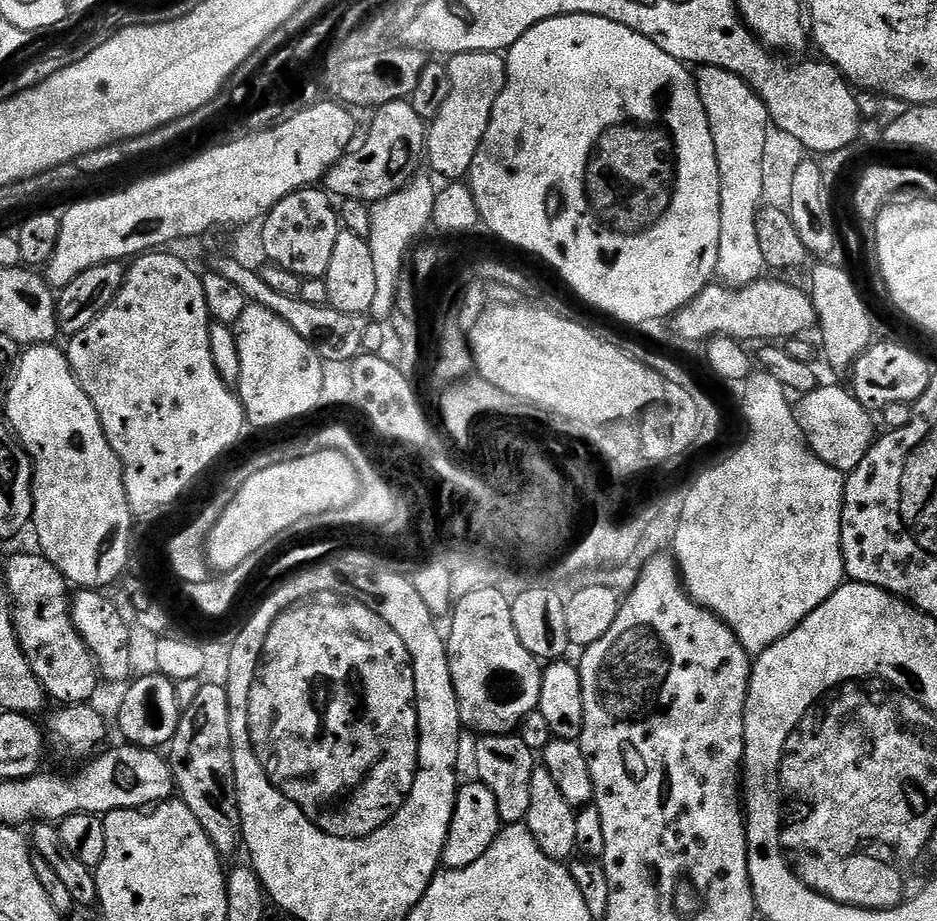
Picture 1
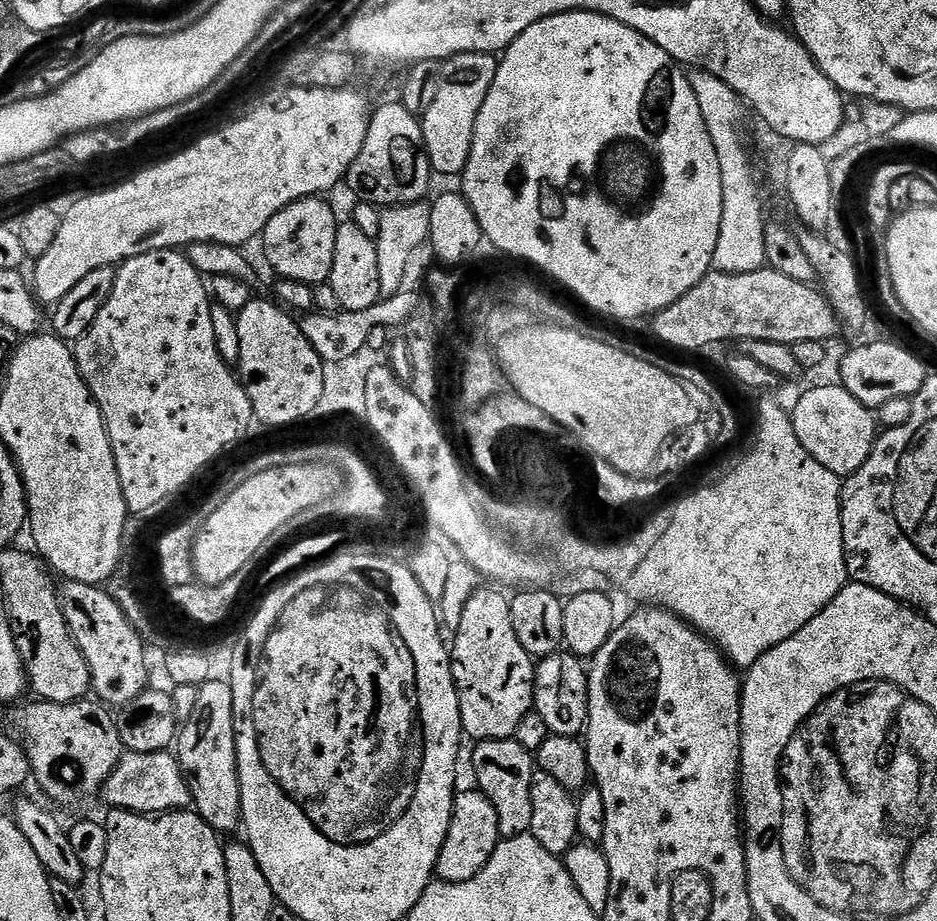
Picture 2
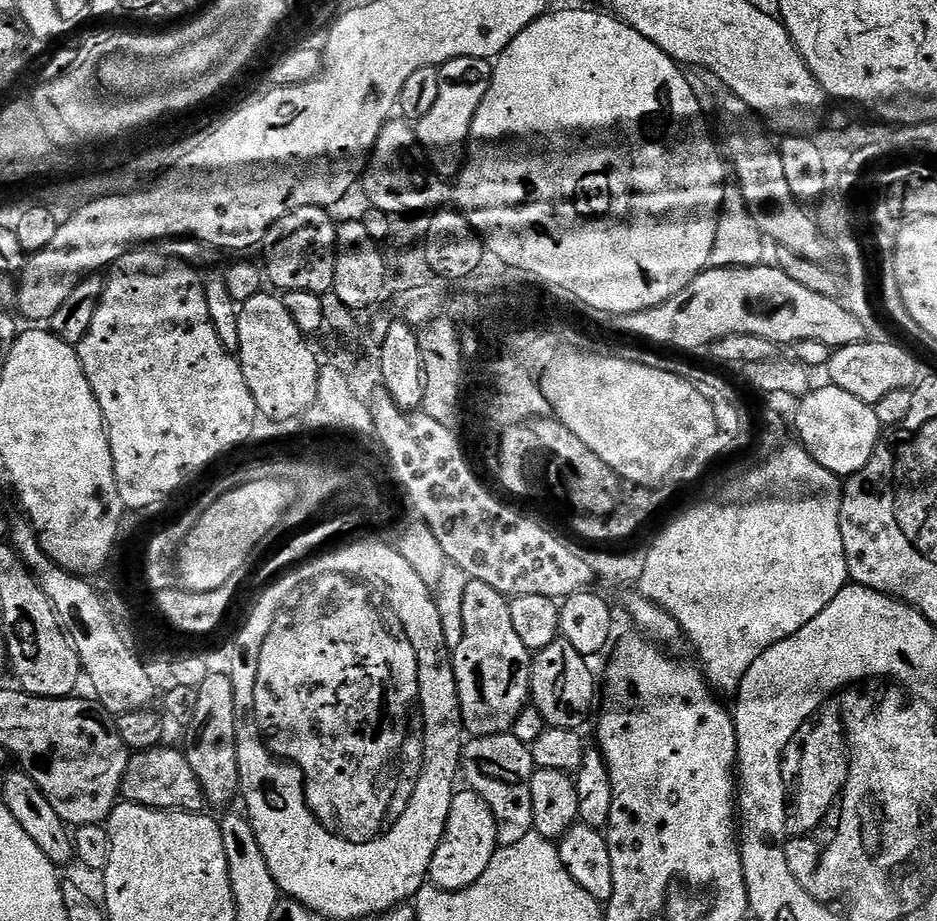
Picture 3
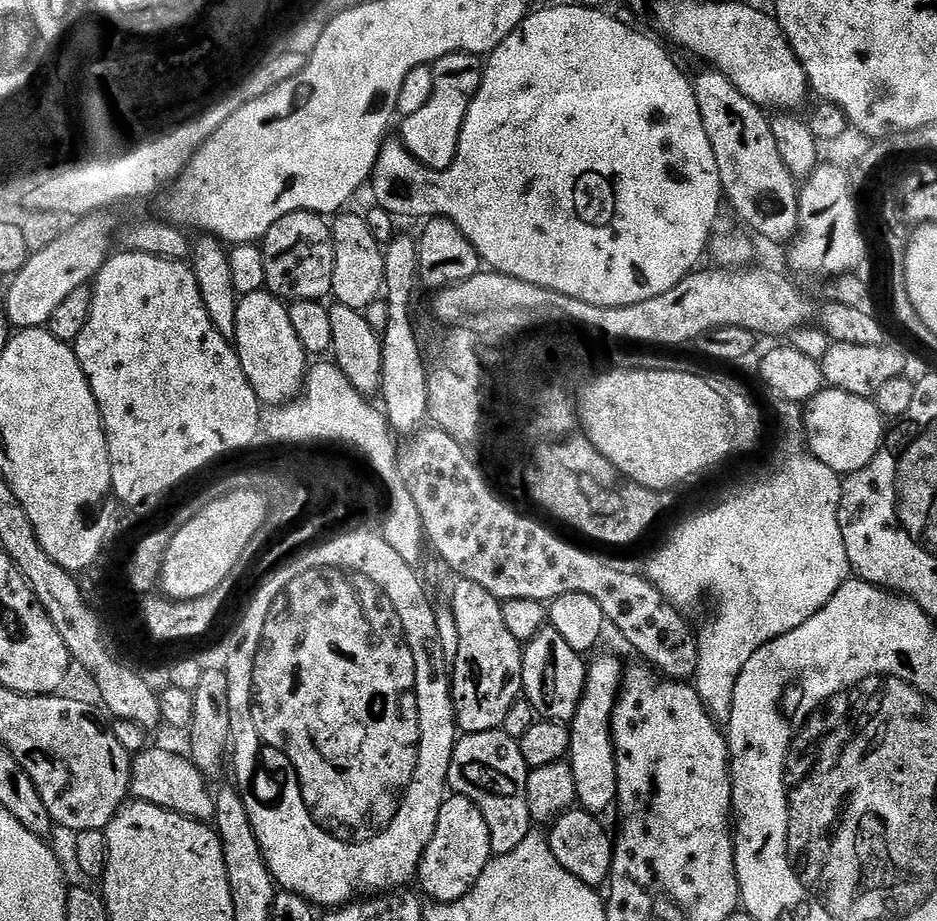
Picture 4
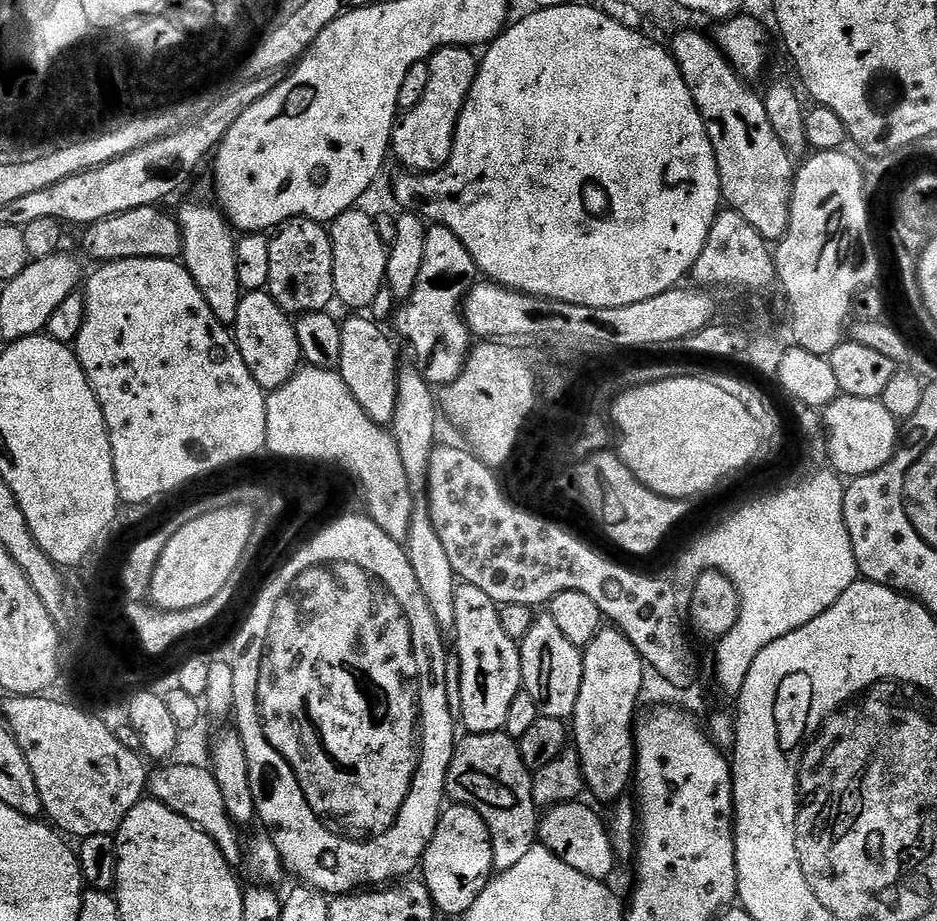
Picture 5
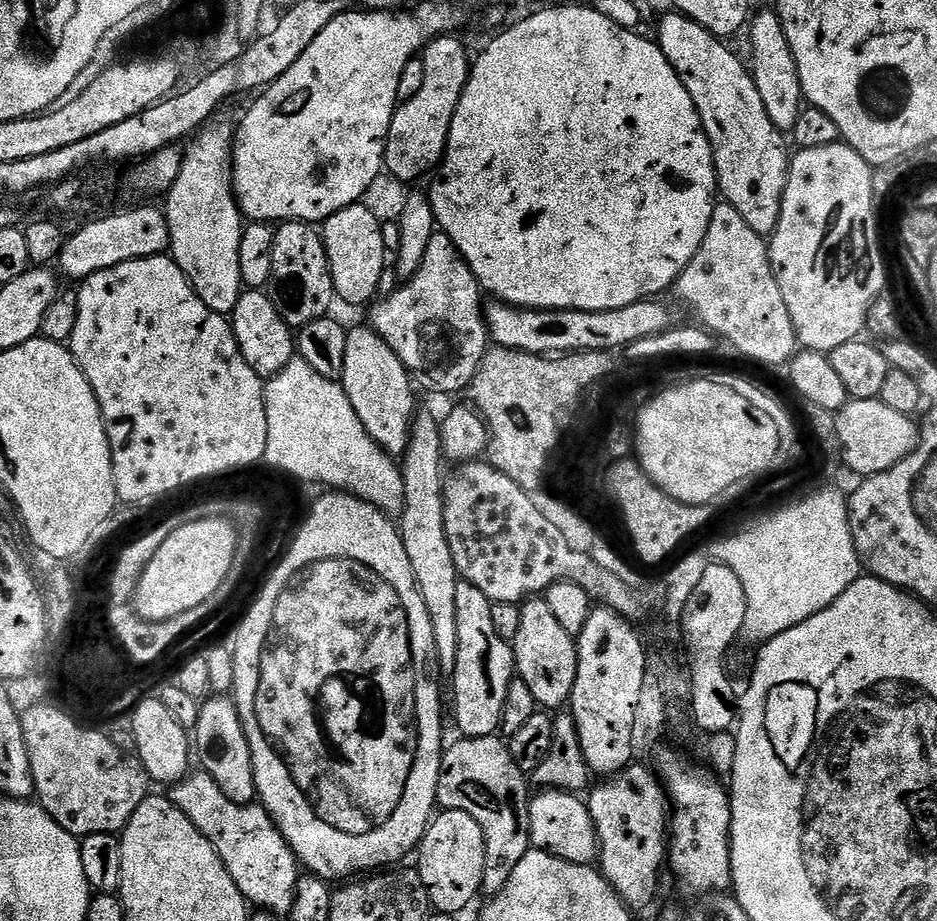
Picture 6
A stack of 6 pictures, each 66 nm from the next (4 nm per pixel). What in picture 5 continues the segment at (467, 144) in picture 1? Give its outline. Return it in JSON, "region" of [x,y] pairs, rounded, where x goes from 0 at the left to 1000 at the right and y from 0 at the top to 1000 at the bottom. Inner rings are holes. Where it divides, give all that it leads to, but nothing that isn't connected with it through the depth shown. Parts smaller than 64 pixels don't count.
{"region":[[[469,52],[455,67],[459,76],[459,90],[446,115],[434,118],[418,138],[417,168],[428,178],[428,183],[440,189],[465,187],[480,172],[485,163],[485,150],[489,128],[495,118],[497,106],[506,93],[506,85],[512,75],[510,61],[504,52]]]}

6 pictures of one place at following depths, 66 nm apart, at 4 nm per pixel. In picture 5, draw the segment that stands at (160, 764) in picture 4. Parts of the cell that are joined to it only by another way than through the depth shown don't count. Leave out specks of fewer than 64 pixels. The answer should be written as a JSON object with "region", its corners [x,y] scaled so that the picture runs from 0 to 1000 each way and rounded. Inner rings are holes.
{"region":[[[179,827],[161,835],[157,855],[161,868],[173,871],[181,879],[207,893],[207,897],[215,899],[234,919],[244,938],[255,939],[257,900],[245,888],[241,879],[241,871],[237,871],[237,858],[233,858],[233,849],[225,837],[219,831],[217,834],[213,830],[184,828]]]}

